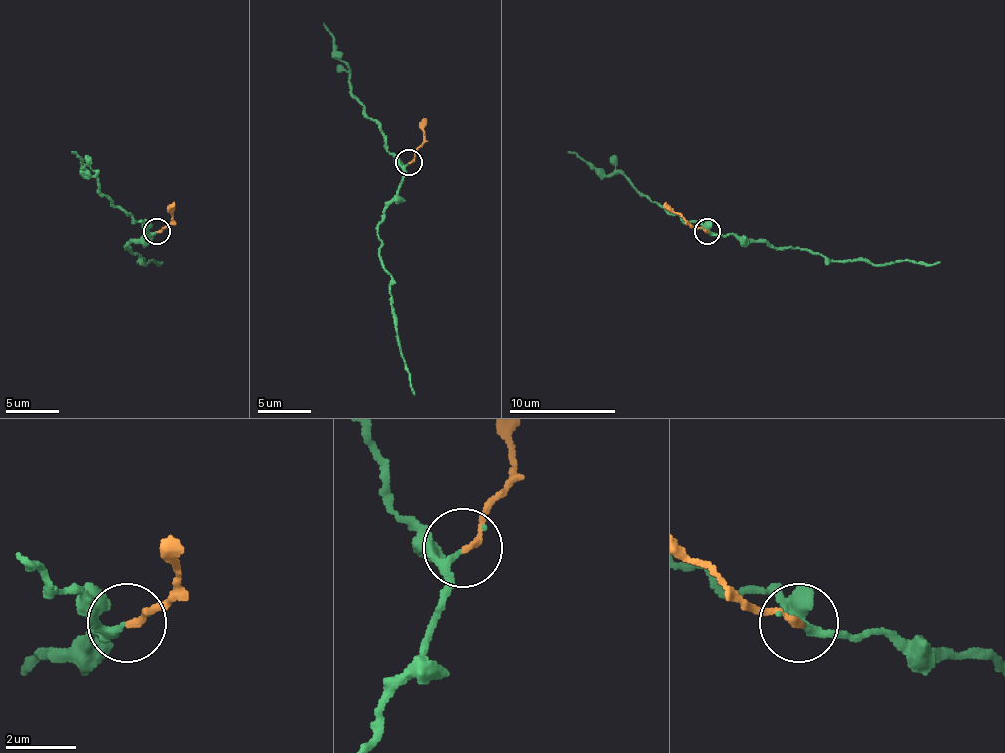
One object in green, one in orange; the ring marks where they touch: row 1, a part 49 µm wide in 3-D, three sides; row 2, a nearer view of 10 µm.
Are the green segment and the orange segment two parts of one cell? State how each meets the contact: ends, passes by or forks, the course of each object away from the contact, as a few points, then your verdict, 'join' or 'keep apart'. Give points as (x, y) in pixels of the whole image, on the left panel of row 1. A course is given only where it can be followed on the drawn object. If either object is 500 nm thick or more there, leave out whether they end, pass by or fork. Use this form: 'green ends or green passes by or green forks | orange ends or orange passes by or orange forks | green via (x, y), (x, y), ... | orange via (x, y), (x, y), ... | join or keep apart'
green passes by | orange ends | green via (157, 232), (133, 240), (125, 248), (144, 264), (163, 261) | orange via (157, 232), (171, 221), (173, 205) | join

